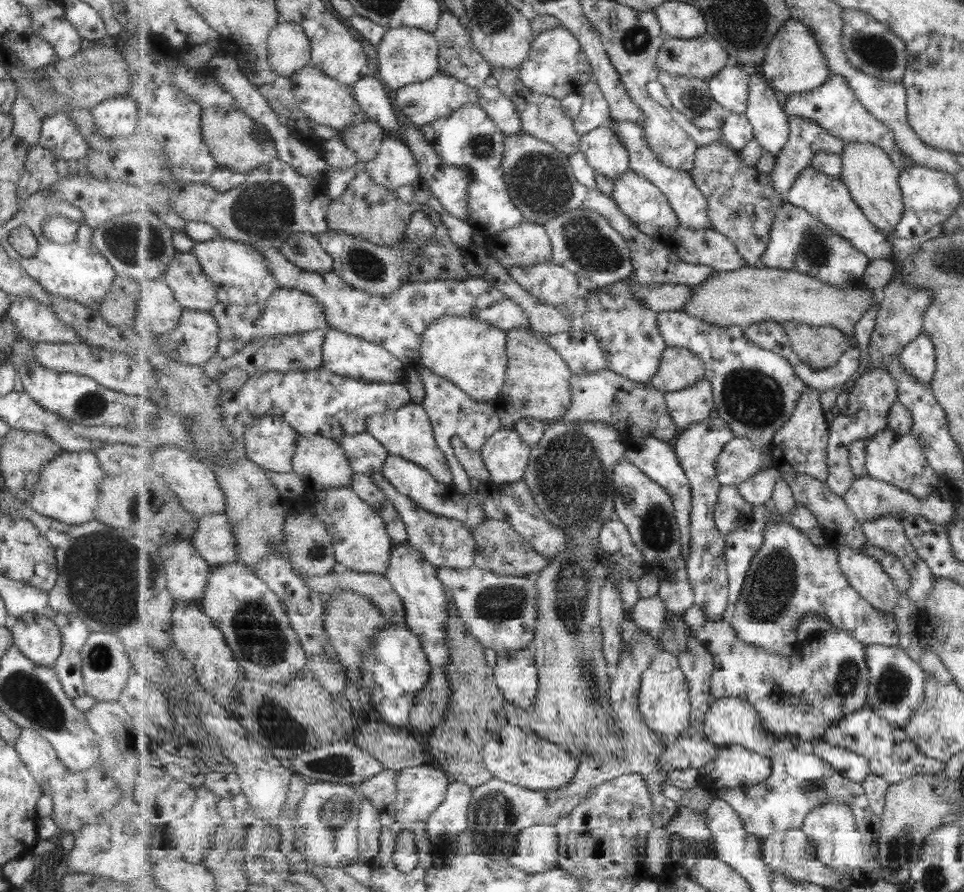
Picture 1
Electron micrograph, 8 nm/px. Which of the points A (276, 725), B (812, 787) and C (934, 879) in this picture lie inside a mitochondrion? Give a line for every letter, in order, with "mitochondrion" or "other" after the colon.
A: mitochondrion
B: mitochondrion
C: mitochondrion

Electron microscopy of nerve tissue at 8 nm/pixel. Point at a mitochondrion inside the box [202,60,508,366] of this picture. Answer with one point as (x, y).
(266, 207)

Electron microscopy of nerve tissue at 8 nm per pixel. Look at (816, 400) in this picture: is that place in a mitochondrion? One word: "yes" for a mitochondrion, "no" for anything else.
no

